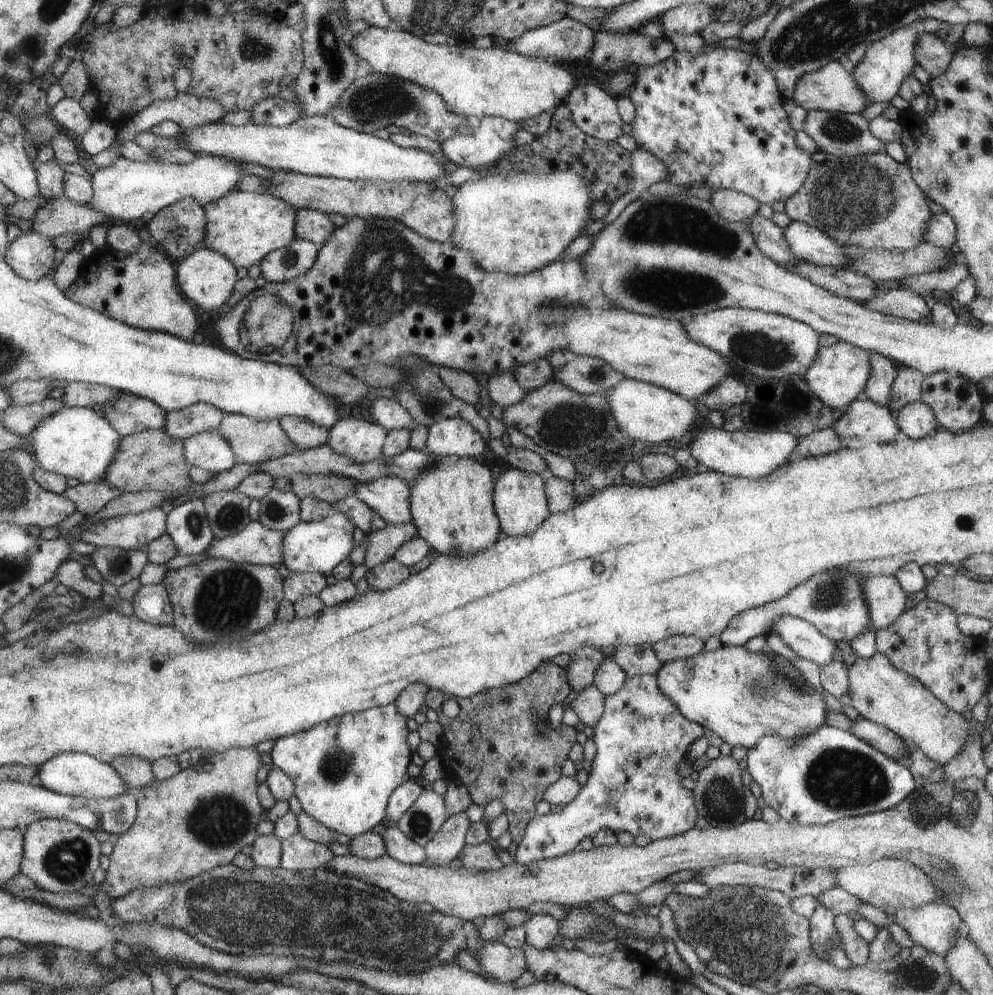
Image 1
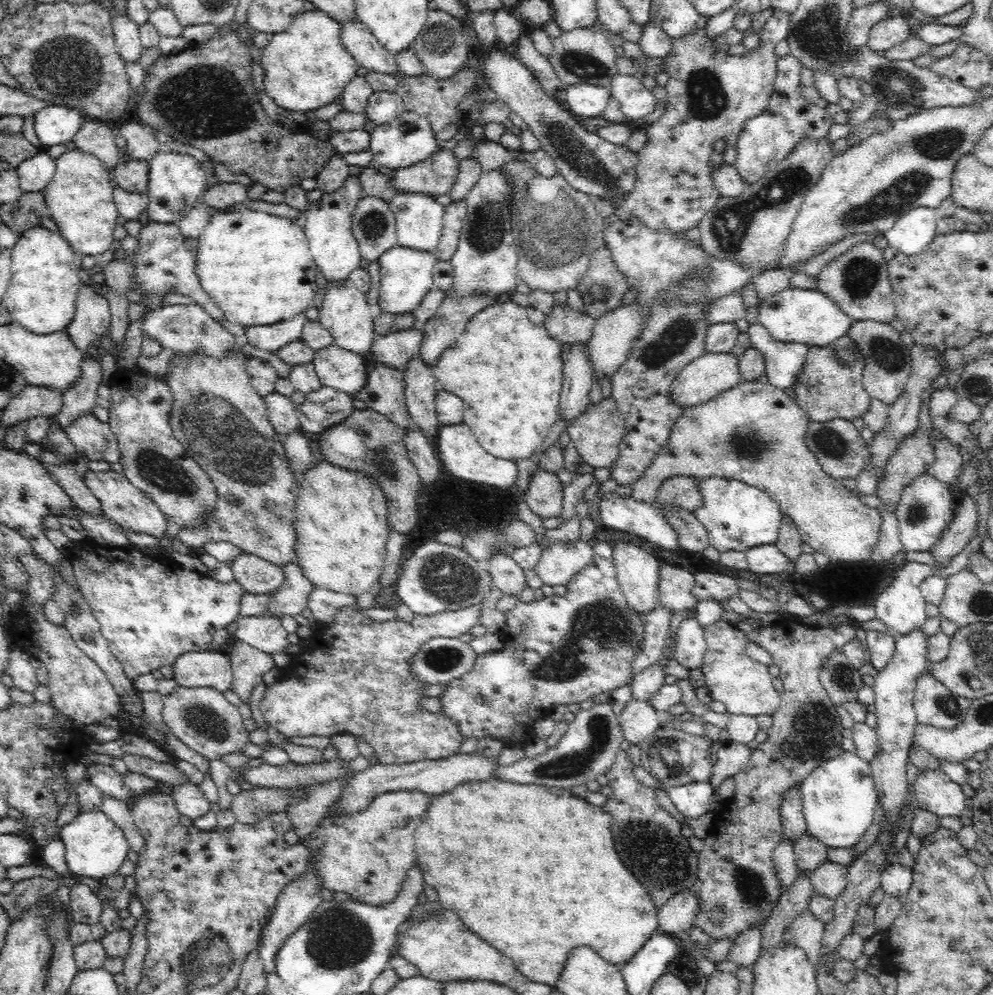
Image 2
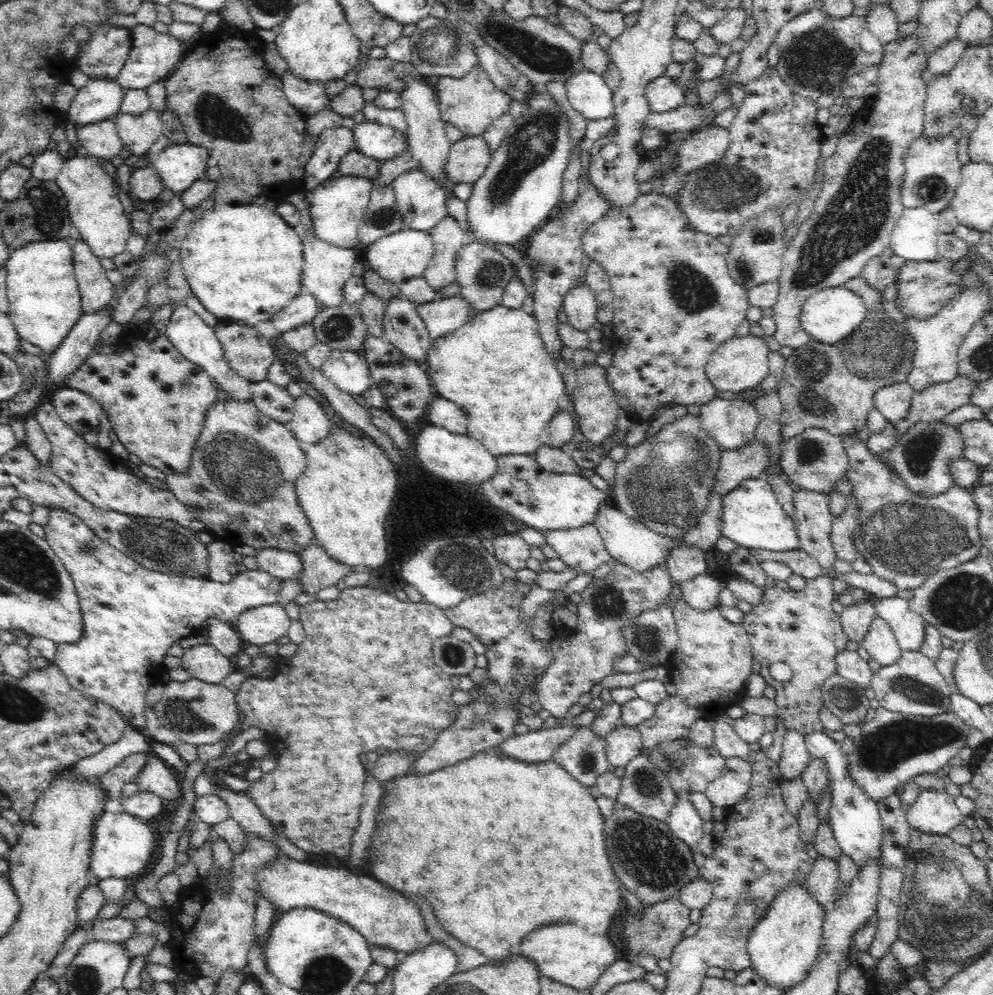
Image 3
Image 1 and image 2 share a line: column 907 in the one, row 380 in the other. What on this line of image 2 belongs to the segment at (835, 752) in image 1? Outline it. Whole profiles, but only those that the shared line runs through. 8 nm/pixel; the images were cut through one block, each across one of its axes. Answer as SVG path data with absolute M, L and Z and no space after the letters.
M759 321L750 325L748 333L751 346L763 356L763 366L766 367L763 378L778 390L788 390L796 382L809 347L802 343L774 340Z

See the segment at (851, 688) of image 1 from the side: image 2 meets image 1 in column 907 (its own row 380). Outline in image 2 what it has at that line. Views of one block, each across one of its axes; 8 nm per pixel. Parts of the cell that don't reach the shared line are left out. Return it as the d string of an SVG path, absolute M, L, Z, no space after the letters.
M706 352L704 356L699 356L697 359L690 361L679 373L675 376L674 382L670 386L670 400L677 406L692 407L705 403L709 400L714 400L714 397L720 396L726 389L734 388L742 382L740 374L740 357L730 352Z

